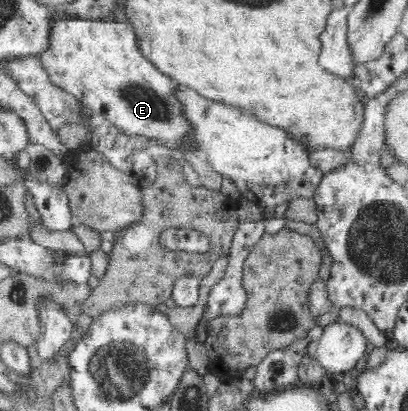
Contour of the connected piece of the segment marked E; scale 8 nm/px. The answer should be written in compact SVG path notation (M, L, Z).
M71 18L57 19L51 27L51 49L39 55L39 58L55 85L81 100L83 106L89 108L96 119L106 120L123 129L128 135L151 140L168 149L199 150L194 140L194 124L186 117L185 107L179 100L179 85L143 54L138 35L127 21L92 22Z

